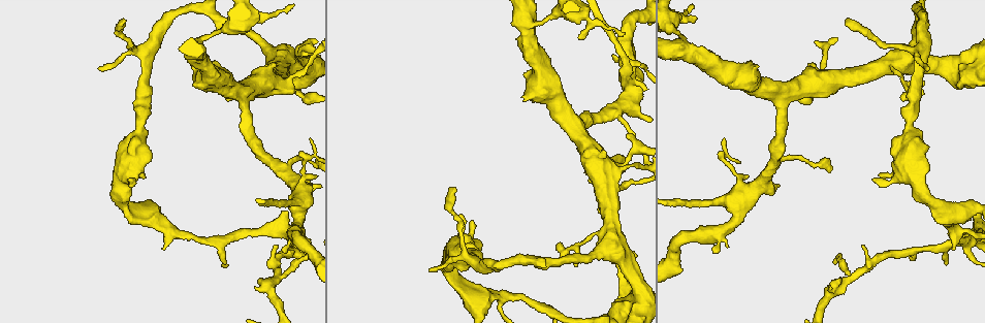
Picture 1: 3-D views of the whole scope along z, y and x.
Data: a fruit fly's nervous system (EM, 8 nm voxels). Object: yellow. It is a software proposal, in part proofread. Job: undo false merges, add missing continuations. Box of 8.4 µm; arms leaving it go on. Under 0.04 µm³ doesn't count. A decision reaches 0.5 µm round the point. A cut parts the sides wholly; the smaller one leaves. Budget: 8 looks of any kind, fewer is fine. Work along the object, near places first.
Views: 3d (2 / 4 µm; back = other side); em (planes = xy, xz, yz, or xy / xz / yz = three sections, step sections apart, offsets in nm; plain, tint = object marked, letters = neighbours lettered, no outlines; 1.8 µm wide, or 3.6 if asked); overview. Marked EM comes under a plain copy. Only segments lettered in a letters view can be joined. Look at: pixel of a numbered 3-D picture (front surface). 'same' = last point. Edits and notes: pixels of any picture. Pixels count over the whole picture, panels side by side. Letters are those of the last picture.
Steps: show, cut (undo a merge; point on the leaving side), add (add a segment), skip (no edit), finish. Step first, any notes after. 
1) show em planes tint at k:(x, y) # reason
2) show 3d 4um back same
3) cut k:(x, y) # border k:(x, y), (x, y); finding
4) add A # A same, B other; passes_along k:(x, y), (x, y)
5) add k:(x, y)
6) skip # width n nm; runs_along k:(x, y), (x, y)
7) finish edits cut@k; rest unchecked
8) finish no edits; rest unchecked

show em xy step 8 tint at 1:(304, 172) # thick turns thin

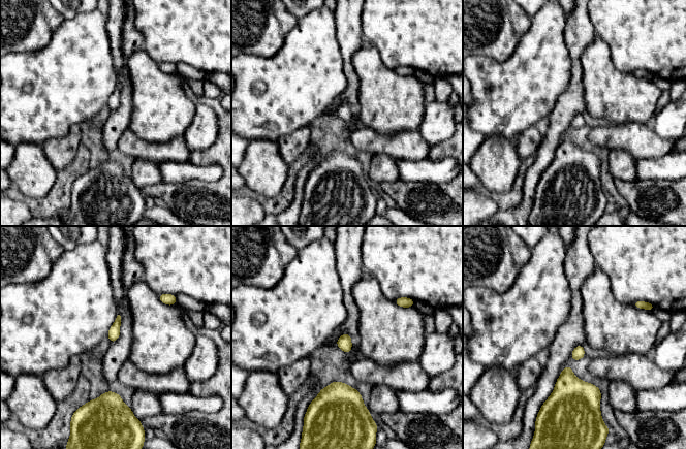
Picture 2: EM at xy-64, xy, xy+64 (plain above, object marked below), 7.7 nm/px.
show em planes letters same

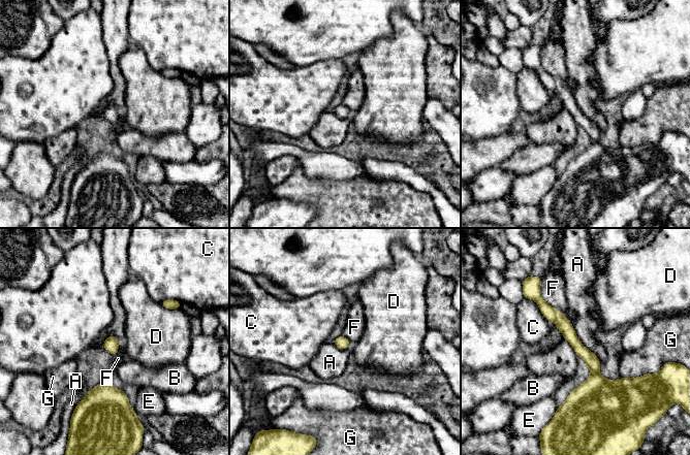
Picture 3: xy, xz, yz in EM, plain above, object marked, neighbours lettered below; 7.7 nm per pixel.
skip # longest_contact A 400 nm; A other, B other, C other, D other, E other, F other, G other; all the same neuron

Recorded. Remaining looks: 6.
show 3d 4um back at 1:(607, 165) # looks like a crossing

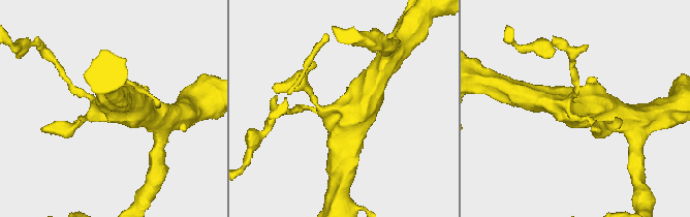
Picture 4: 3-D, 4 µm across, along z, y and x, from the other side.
show em 3.6um xy step 16 tint at 4:(343, 110) # need the tissue

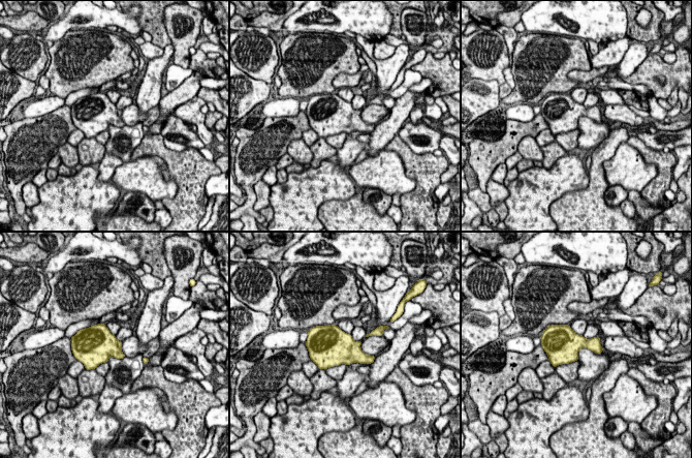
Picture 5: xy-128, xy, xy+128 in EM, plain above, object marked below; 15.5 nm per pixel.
show em 3.6um planes letters same

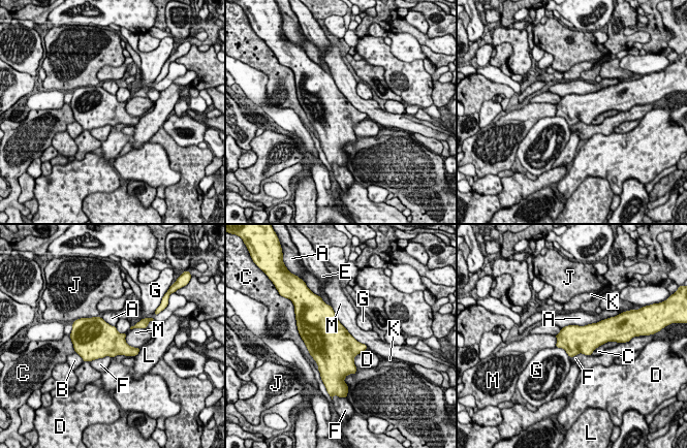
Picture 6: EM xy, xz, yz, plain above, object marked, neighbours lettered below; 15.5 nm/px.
skip # A other, B other, C other, D other, E other, F other, G other, J other, K other, L other, M other; arms 4; border 6:(365, 350), (353, 358), (355, 368); continuous, no second neuron

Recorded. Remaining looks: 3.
show em xy step 8 tint at 1:(527, 22) # three-way junction

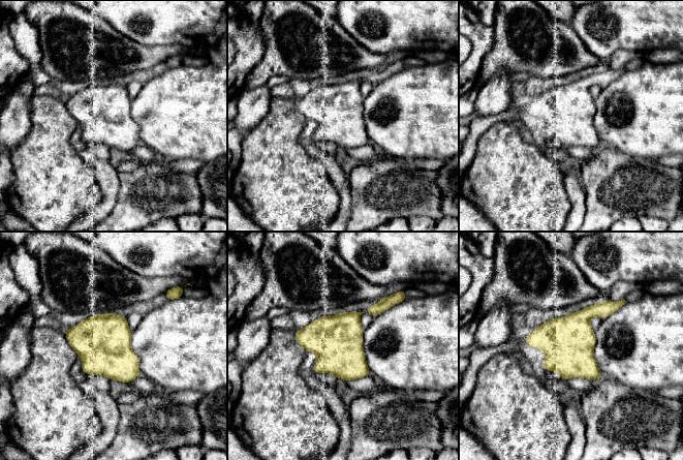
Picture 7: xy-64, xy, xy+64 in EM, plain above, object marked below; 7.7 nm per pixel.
show em planes tint same

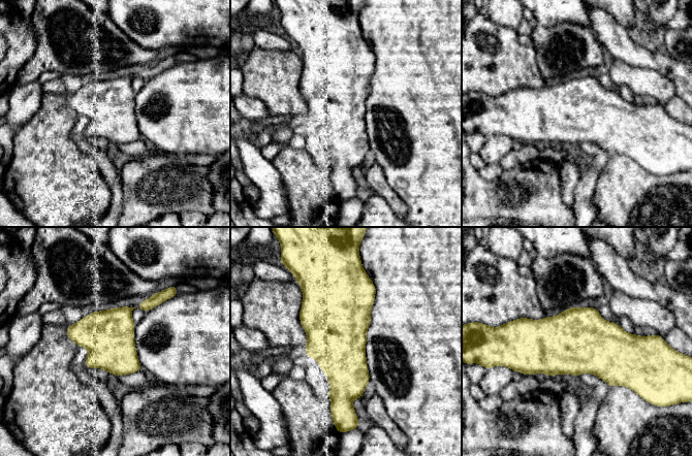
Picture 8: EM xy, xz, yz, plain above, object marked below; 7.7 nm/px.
show em planes letters same # what lies round it

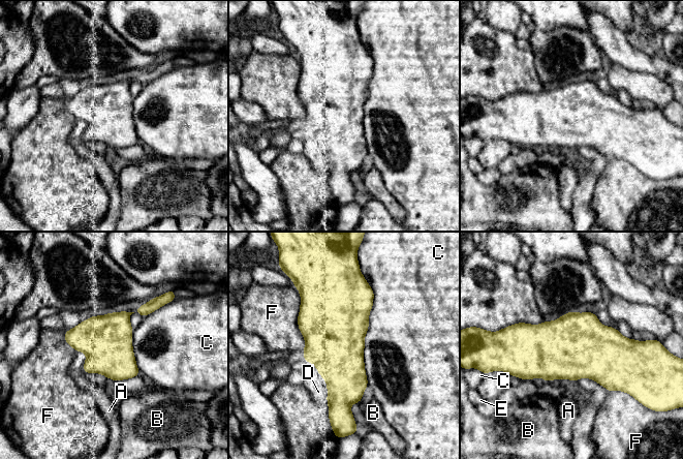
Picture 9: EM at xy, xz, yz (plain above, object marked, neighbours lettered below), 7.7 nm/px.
skip # A other, B other, C other, D other, E other, F other; border 9:(364, 278), (373, 293), (368, 385); continuous, no second neuron

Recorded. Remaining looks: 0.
finish no edits; rest unchecked

